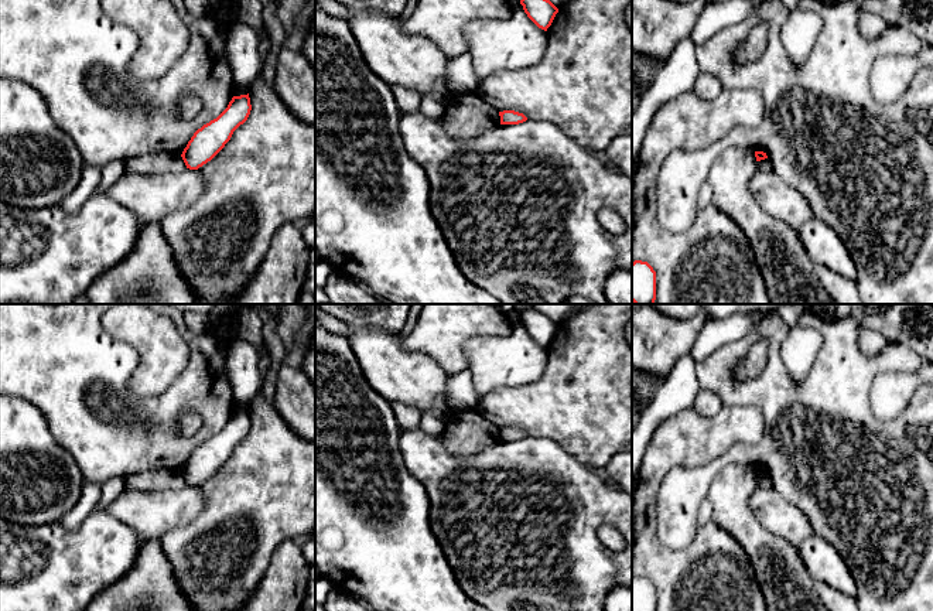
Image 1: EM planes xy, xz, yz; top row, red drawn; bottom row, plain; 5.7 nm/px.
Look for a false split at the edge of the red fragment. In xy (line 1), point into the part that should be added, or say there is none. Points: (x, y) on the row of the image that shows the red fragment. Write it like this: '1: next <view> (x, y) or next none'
1: next none

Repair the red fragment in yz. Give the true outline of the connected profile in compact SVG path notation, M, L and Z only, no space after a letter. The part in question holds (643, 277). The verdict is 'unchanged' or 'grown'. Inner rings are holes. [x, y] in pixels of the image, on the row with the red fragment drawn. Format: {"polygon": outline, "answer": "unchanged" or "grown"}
{"polygon": "M647 262L632 263L632 301L635 304L655 304L656 272Z", "answer": "unchanged"}

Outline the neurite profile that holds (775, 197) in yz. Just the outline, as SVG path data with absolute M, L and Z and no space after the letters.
M758 170L749 188L766 214L794 229L814 218L806 195L789 187L773 171Z

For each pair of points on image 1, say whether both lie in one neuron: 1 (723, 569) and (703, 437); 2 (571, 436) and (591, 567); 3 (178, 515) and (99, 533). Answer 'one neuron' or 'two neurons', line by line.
1: one neuron
2: two neurons
3: two neurons

